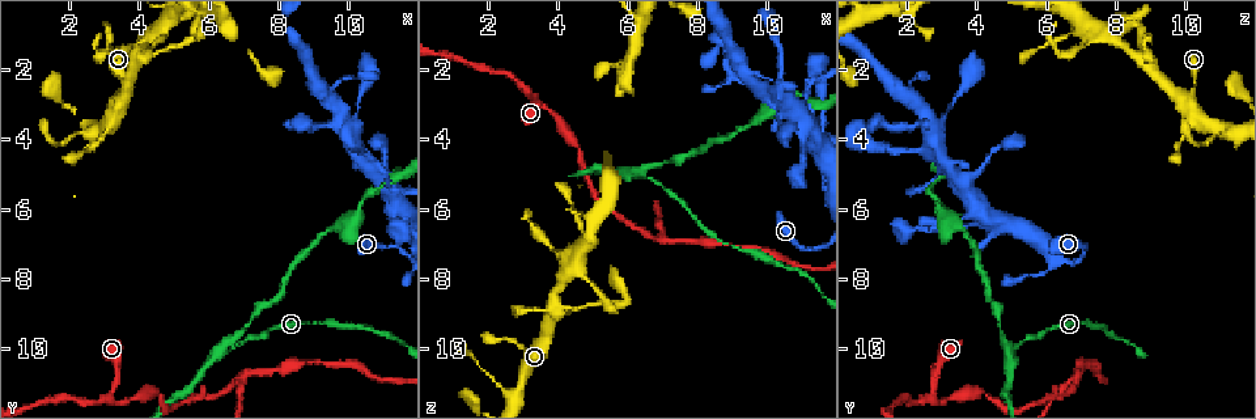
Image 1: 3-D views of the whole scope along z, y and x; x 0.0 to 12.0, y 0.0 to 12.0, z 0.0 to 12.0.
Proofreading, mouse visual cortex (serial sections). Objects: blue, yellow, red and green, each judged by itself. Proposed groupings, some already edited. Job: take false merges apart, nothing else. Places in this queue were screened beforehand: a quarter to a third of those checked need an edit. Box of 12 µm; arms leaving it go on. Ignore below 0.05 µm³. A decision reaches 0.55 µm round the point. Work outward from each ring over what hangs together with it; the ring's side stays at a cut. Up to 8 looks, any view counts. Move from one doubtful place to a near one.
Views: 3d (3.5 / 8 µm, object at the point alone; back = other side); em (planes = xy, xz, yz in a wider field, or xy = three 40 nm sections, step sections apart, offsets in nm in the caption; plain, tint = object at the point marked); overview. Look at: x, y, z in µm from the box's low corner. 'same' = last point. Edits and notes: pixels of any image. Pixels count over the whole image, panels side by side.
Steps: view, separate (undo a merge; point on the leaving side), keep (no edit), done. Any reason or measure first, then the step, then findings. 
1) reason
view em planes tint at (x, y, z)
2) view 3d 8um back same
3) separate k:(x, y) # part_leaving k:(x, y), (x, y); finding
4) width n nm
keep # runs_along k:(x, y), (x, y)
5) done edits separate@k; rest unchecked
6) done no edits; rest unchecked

thick turns thin
view 3d 8um back at (6.5, 10.0, 4.9)

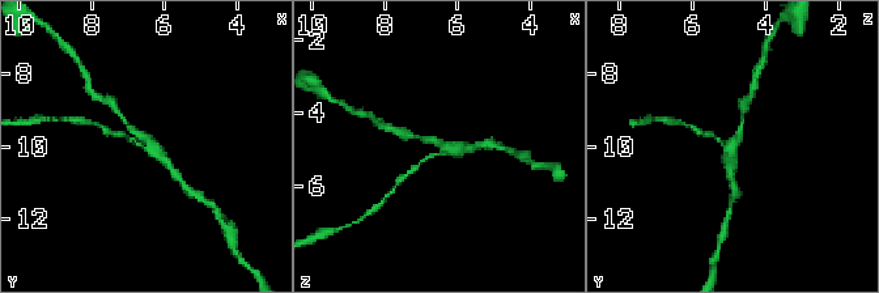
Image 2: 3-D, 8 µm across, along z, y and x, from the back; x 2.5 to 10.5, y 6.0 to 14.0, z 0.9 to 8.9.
view 3d 3.5um at (6.5, 10.0, 4.9)

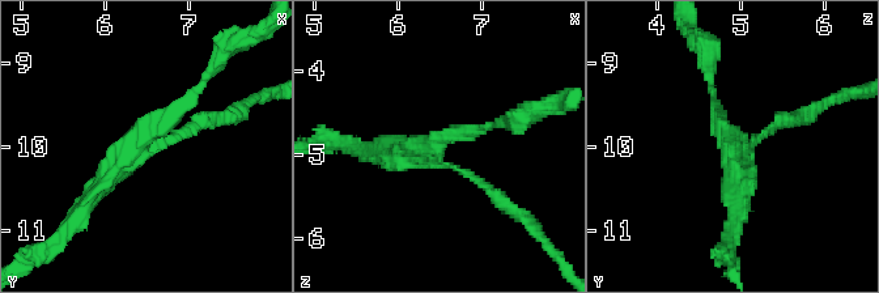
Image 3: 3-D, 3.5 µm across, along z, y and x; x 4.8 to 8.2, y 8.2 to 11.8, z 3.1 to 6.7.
arms 3; arm_widths 100, 200, 250 nm
view em xy step 2 tint at (6.40, 10.05, 4.95)

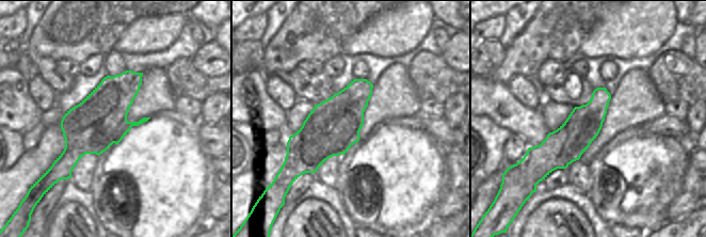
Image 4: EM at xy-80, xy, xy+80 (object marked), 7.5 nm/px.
separate 3:(161, 130) # part_leaving 3:(155, 143), (139, 139), (207, 79); a second cell is stuck on

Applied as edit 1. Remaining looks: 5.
sharp bend
view 3d 3.5um at (3.3, 11.1, 2.8)

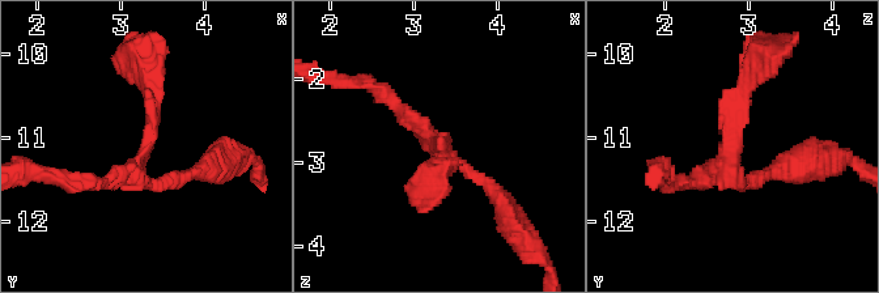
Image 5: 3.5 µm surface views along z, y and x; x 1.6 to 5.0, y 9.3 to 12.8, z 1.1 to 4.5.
arms 3; arm_widths 150, 200, 200 nm
view em xy step 3 tint at (3.30, 11.15, 2.75)

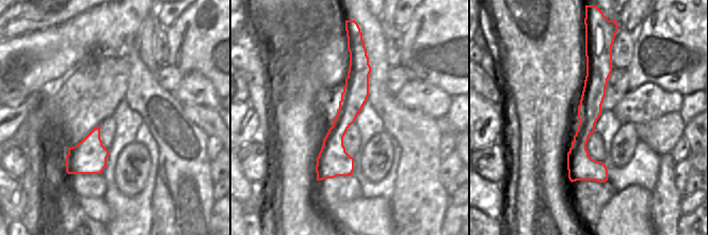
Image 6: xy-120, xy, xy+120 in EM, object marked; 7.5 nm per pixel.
keep # runs_along 6:(358, 47), (356, 91), (319, 177); continuous, no second cell

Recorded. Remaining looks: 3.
view 3d 3.5um at (6.9, 10.9, 6.9)

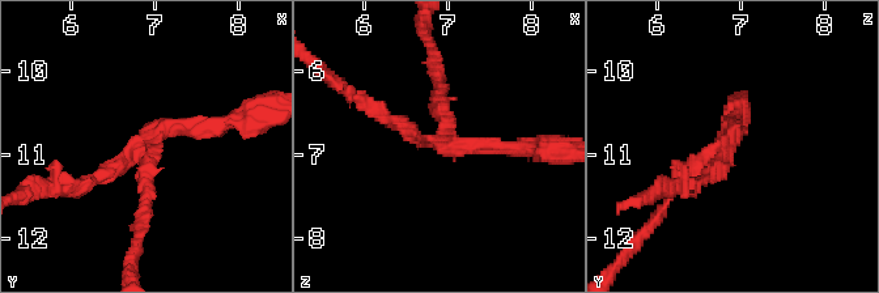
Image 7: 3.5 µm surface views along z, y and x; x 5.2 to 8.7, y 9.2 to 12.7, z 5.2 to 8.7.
arms 3; arm_widths 150, 150, 200 nm; need the tissue
view em xy step 1 tint at (6.95, 10.80, 6.85)

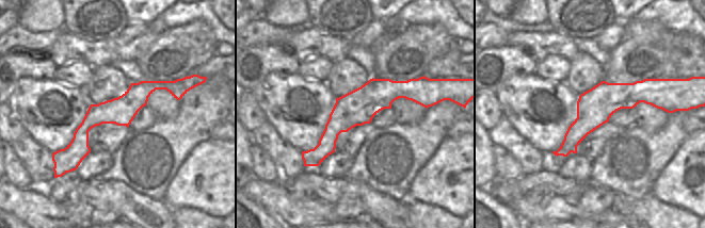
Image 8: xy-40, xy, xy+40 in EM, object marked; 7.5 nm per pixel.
width 260 nm
keep # runs_along 7:(85, 183), (173, 123), (233, 119); continuous, no second cell

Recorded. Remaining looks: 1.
done edits separate@3; rest unchecked

